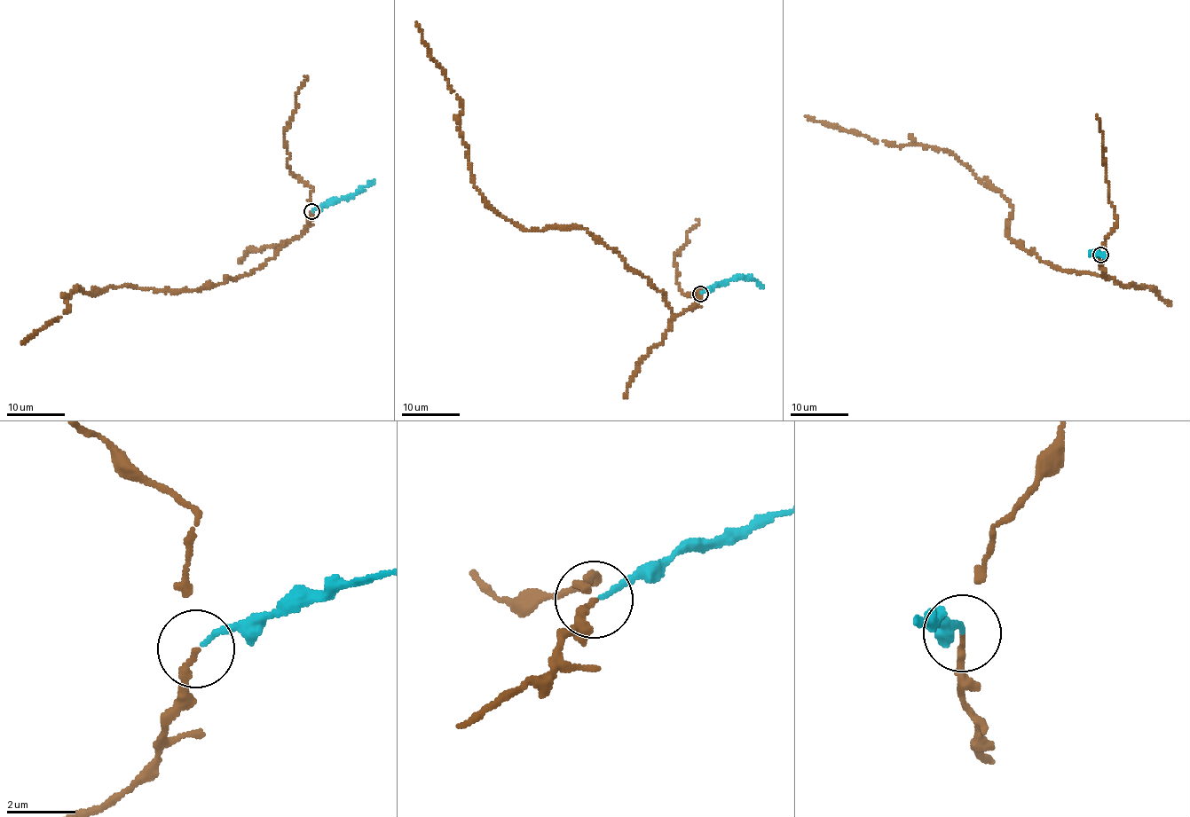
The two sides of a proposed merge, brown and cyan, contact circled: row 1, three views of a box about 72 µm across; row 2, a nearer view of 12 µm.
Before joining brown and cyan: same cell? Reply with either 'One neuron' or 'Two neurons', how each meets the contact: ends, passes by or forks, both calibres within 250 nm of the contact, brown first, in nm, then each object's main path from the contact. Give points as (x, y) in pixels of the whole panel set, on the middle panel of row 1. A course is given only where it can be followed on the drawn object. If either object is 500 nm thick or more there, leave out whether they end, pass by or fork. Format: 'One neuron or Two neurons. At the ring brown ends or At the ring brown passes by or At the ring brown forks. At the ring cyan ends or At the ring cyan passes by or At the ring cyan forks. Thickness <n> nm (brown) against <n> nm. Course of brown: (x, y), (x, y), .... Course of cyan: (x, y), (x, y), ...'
Two neurons. At the ring brown ends. At the ring cyan ends. Thickness 160 nm (brown) against 130 nm. Course of brown: (700, 294), (673, 315), (665, 294), (585, 229), (521, 229), (487, 205), (459, 130), (461, 101), (417, 21). Course of cyan: (700, 294), (731, 279), (744, 278), (755, 280), (762, 286)

